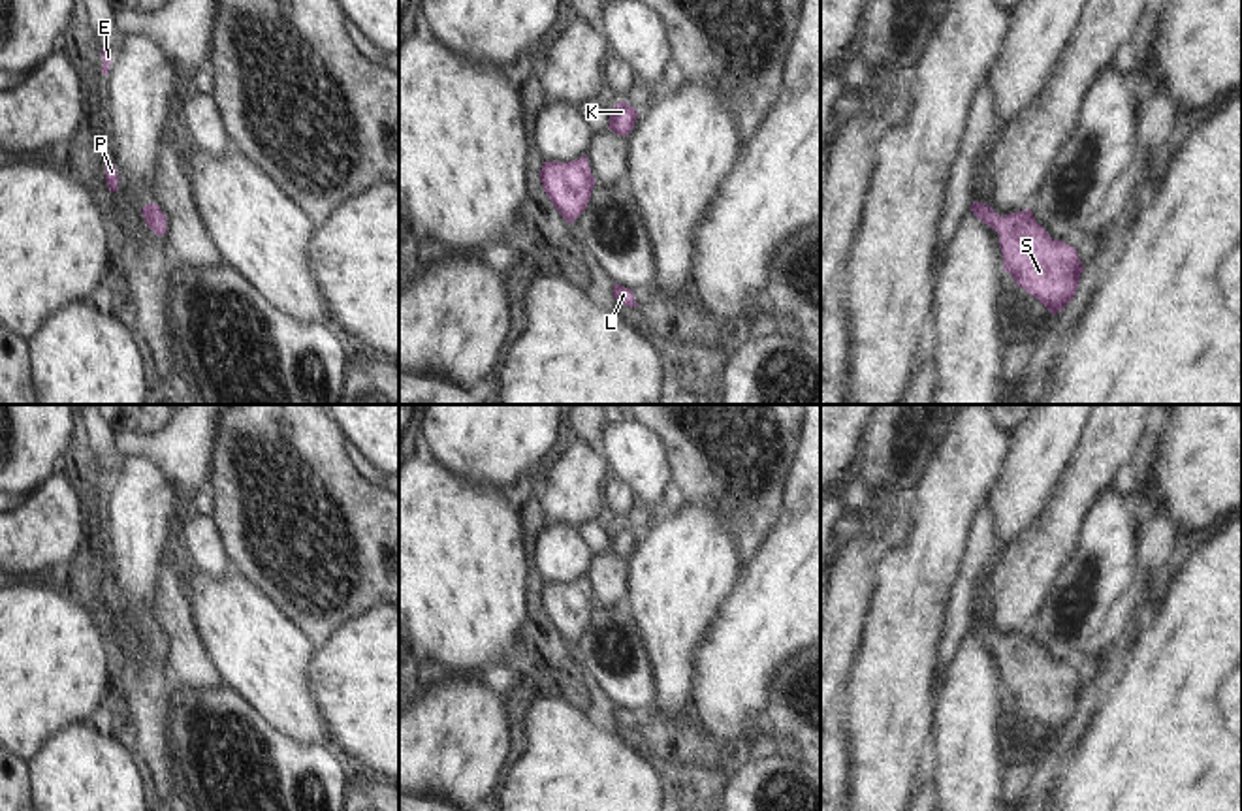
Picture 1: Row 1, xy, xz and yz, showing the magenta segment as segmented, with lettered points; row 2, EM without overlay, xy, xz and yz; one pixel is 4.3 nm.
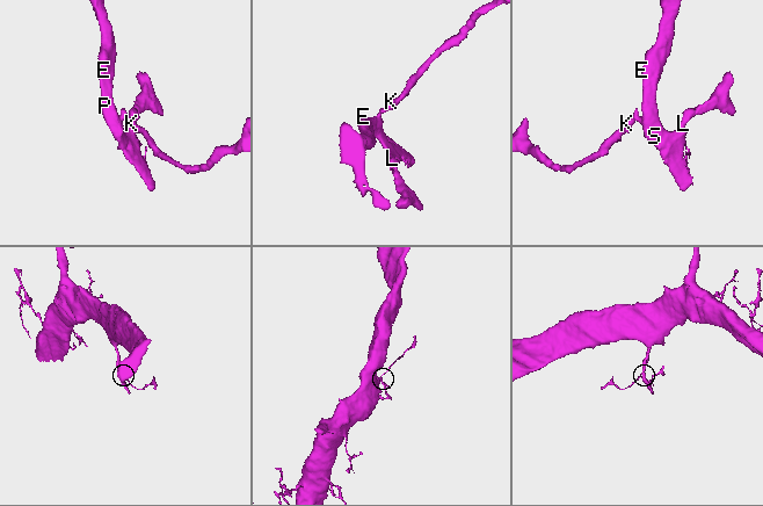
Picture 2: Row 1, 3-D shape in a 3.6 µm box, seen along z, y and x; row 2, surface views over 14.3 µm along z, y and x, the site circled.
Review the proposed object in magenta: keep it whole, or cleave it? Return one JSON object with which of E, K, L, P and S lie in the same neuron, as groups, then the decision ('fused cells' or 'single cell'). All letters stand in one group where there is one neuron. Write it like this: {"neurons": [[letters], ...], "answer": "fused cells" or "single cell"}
{"neurons": [["E", "K", "L", "P", "S"]], "answer": "single cell"}

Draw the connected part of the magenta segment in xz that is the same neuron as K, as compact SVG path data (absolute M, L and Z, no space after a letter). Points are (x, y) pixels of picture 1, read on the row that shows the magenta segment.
M619 102L612 109L608 128L613 130L617 135L629 135L630 130L634 128L636 117L638 117L638 111L632 105Z

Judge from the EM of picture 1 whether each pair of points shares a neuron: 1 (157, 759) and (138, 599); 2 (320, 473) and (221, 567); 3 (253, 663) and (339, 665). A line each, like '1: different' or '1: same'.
1: same
2: different
3: different

